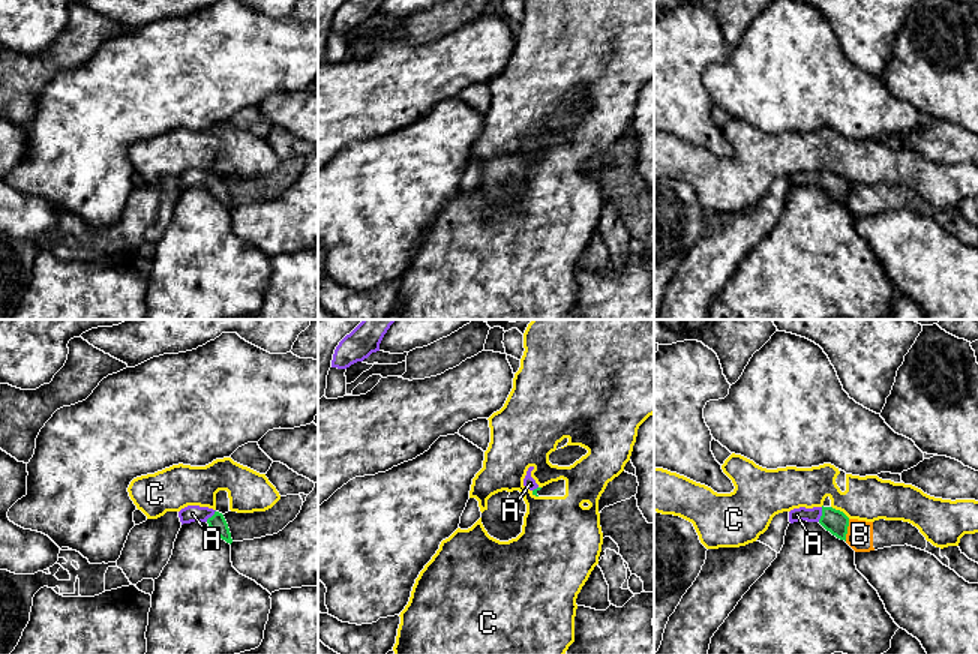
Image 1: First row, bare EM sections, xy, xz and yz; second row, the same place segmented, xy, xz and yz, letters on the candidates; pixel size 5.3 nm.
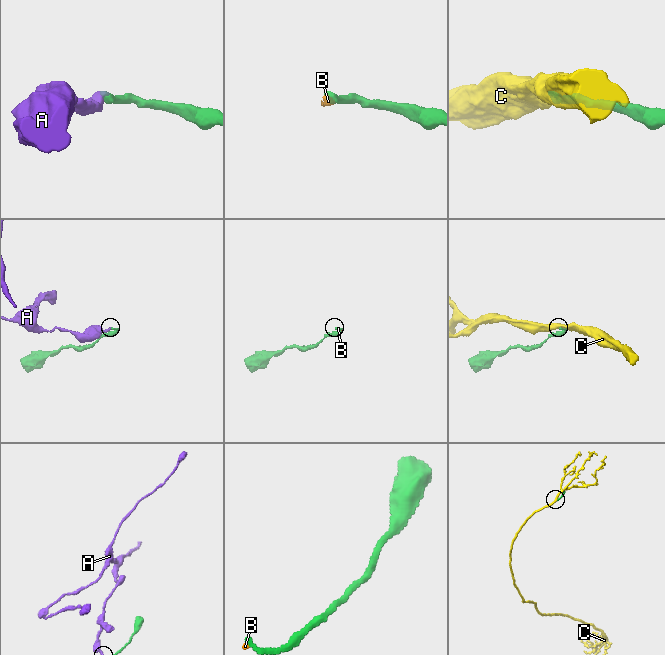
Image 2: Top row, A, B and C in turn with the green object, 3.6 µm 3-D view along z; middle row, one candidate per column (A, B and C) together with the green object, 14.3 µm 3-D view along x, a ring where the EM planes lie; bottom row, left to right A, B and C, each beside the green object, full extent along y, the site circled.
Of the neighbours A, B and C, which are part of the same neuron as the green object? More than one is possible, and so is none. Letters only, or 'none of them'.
A

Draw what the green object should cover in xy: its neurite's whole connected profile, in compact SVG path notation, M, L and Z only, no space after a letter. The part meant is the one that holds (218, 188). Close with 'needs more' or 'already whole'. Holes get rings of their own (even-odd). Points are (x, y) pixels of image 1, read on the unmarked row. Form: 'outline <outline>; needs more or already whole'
outline M188 170L178 176L182 189L190 186L207 186L210 194L218 198L226 207L232 207L228 188L222 177L200 170Z; needs more

